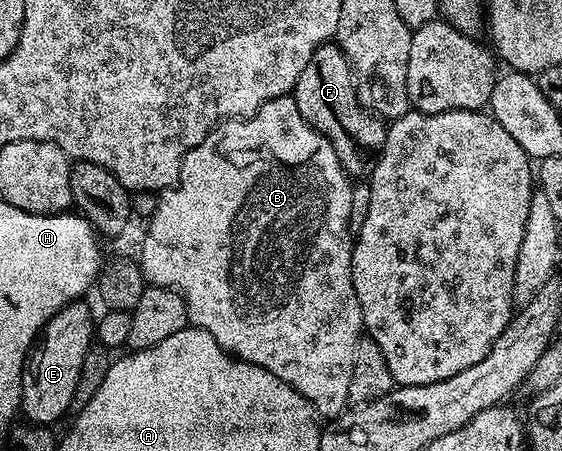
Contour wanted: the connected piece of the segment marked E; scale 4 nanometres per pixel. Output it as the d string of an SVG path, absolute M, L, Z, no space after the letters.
M76 300L60 308L35 339L27 364L23 367L23 396L21 414L28 423L50 427L64 413L70 411L73 392L77 392L77 380L81 376L81 364L85 352L89 352L97 334L97 318L86 306L86 301Z

